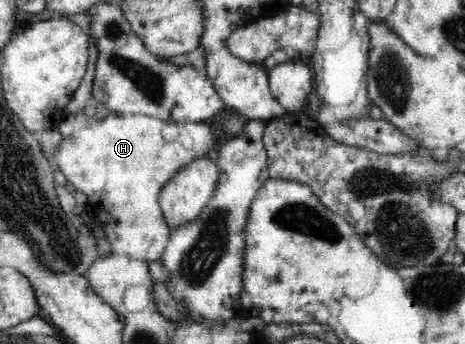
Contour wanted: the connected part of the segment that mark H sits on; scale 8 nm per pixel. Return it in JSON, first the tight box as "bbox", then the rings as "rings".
{"bbox":[53,113,218,262],"rings":[[[143,113],[110,117],[64,138],[54,151],[53,161],[68,178],[70,187],[87,196],[86,207],[103,225],[112,251],[156,262],[171,236],[159,204],[160,189],[184,165],[206,155],[214,156],[218,137],[204,121],[179,122],[178,136],[170,143],[162,136],[166,121]]]}

